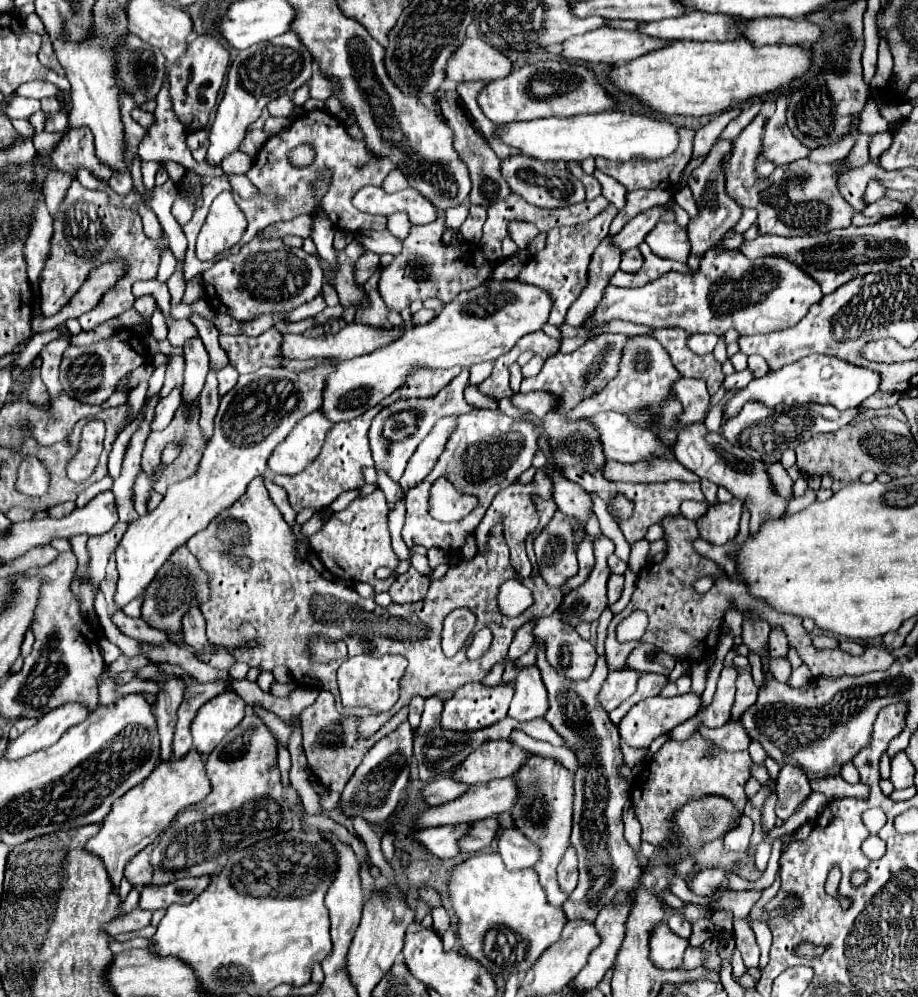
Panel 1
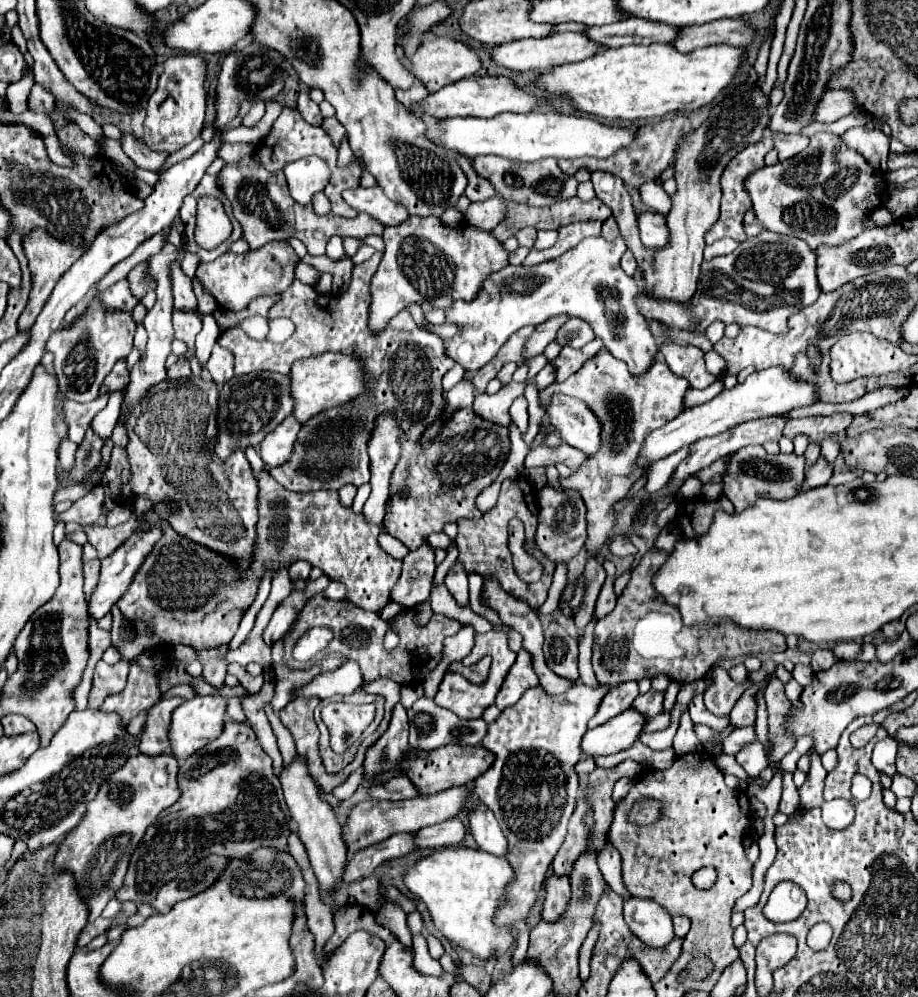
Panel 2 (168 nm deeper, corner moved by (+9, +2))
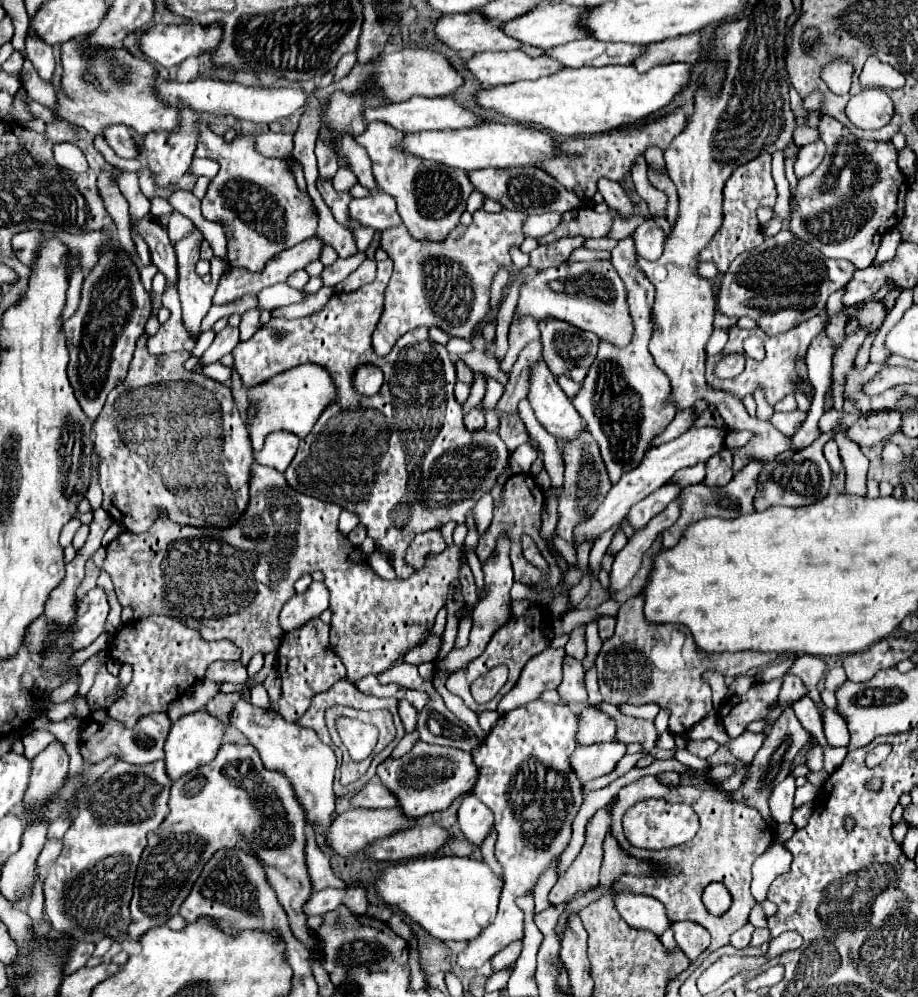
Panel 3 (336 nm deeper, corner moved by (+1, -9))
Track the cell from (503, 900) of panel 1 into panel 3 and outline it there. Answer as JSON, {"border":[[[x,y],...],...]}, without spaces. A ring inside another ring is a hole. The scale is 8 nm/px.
{"border":[[[437,856],[391,866],[375,886],[383,902],[399,906],[407,918],[421,924],[431,936],[445,942],[473,942],[495,920],[503,878],[481,860]]]}

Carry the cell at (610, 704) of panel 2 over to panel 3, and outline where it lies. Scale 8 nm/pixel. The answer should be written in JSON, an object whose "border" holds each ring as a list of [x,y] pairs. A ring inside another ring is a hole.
{"border":[[[585,706],[581,712],[577,742],[579,744],[599,744],[605,740],[613,740],[615,730],[617,730],[617,724],[609,714]]]}

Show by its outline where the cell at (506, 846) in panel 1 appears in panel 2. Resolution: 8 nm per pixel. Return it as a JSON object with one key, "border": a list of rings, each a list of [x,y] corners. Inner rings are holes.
{"border":[[[477,803],[469,811],[469,829],[471,829],[471,835],[477,841],[479,849],[493,853],[493,855],[499,855],[499,857],[505,855],[507,839],[501,833],[499,823],[489,807],[485,807],[483,803]]]}

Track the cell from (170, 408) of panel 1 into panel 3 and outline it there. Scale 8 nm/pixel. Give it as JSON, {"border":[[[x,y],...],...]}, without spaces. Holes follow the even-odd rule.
{"border":[[[227,326],[225,330],[221,330],[221,332],[215,336],[213,344],[211,344],[209,350],[201,356],[201,362],[199,362],[191,372],[193,372],[193,374],[199,374],[203,366],[221,360],[225,354],[229,354],[229,352],[235,348],[237,342],[239,342],[239,328],[231,328],[231,326]]]}

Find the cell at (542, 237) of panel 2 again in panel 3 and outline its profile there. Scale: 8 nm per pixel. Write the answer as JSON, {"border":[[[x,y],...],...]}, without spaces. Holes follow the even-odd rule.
{"border":[[[591,238],[585,241],[584,247],[592,250],[594,249],[611,251],[617,245],[617,242],[617,240],[612,238]]]}

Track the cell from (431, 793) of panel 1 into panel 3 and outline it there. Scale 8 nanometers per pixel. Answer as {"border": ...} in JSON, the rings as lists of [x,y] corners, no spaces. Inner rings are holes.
{"border":[[[373,780],[373,782],[367,782],[363,786],[363,790],[357,792],[351,798],[351,806],[361,806],[361,808],[397,808],[399,800],[379,780]]]}

